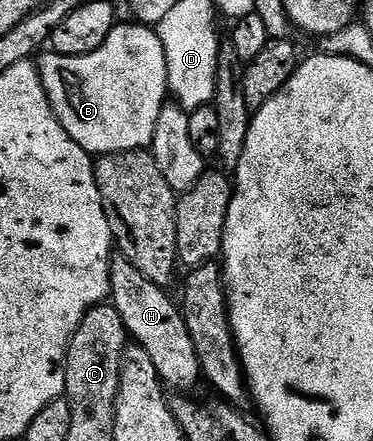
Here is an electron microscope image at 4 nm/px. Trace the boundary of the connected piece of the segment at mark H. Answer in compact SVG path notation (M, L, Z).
M123 257L113 258L110 265L110 289L108 290L111 306L122 317L124 327L134 340L135 346L146 349L154 369L158 369L161 383L169 388L177 387L177 392L188 393L192 386L201 382L202 376L198 365L198 353L194 353L194 341L190 341L190 329L186 329L184 312L168 296L165 288L154 285L154 281L142 277L134 265Z

